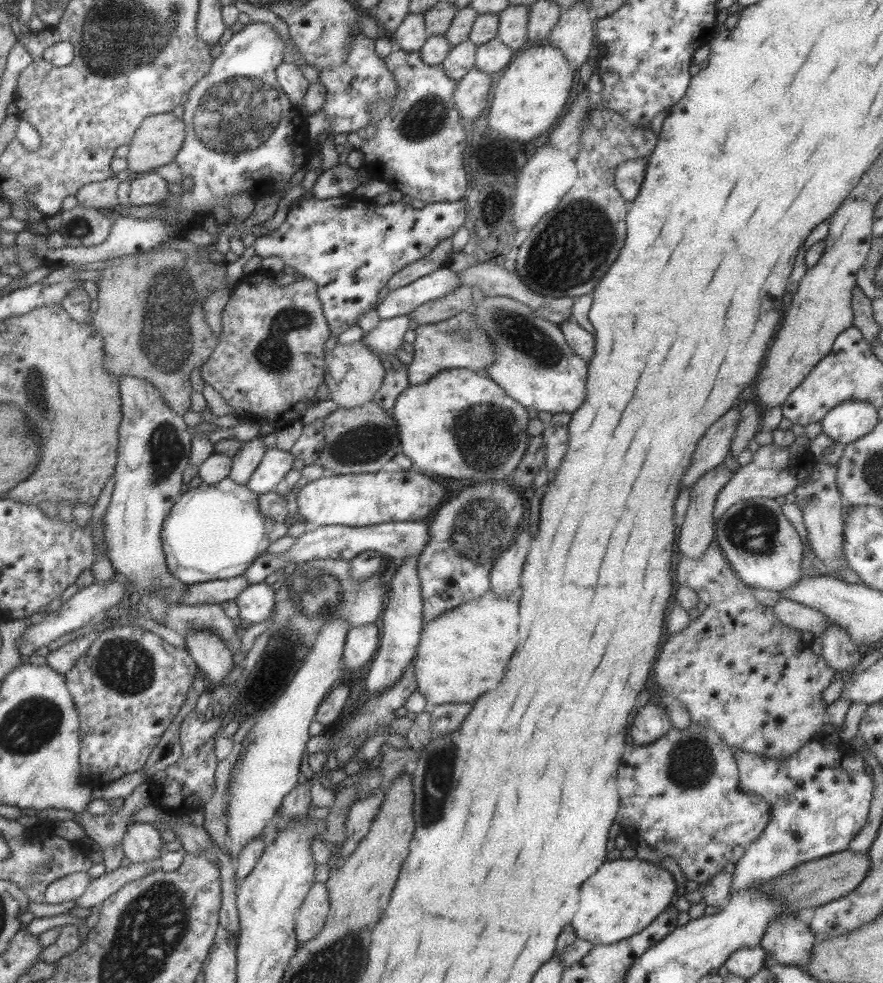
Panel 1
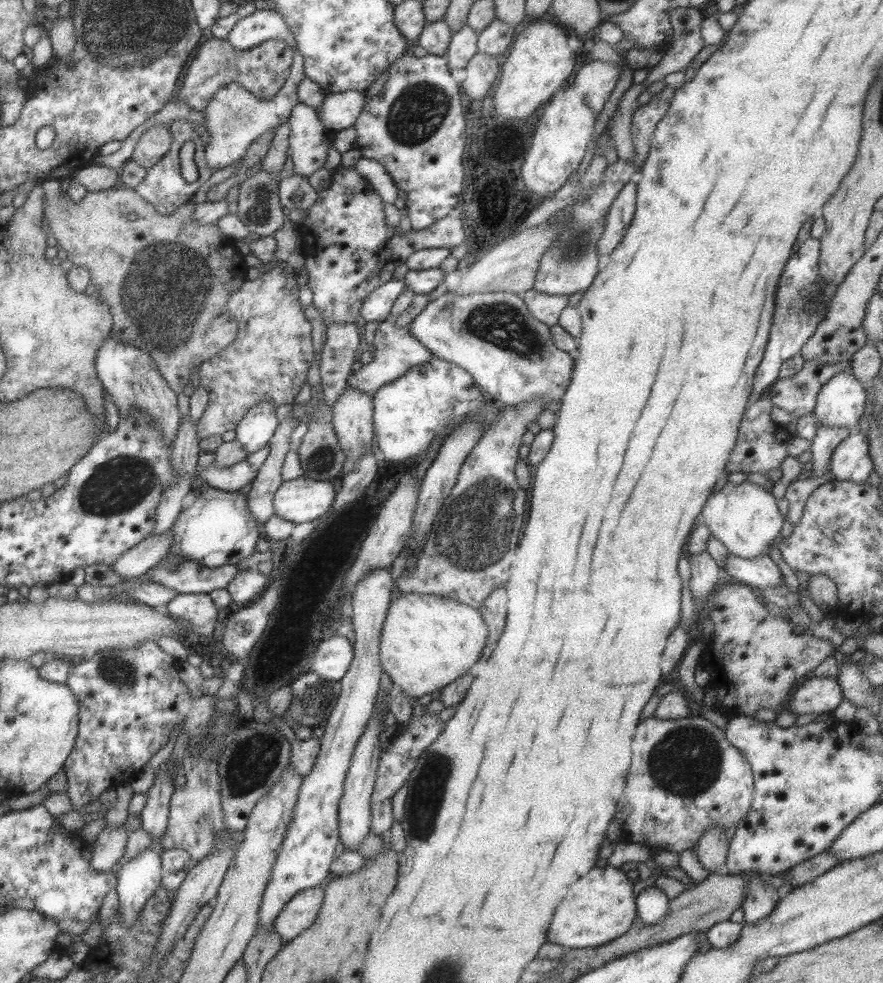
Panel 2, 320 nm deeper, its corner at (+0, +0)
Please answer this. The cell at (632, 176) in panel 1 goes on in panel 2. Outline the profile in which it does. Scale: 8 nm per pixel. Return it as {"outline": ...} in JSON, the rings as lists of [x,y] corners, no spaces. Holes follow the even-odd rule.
{"outline":[[[626,182],[611,202],[606,213],[605,228],[596,242],[596,252],[601,256],[611,254],[625,235],[636,207],[636,183]]]}

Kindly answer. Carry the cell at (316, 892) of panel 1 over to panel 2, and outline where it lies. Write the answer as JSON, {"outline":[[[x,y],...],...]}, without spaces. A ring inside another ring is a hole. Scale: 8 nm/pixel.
{"outline":[[[311,887],[297,892],[283,905],[272,924],[283,942],[289,942],[313,924],[323,897],[323,889]]]}

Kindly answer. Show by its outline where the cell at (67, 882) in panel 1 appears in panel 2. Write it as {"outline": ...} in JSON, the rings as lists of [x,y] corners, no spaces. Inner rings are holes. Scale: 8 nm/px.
{"outline":[[[123,825],[116,829],[102,829],[91,844],[90,867],[95,872],[109,871],[113,864],[122,860],[127,842],[127,831]]]}

